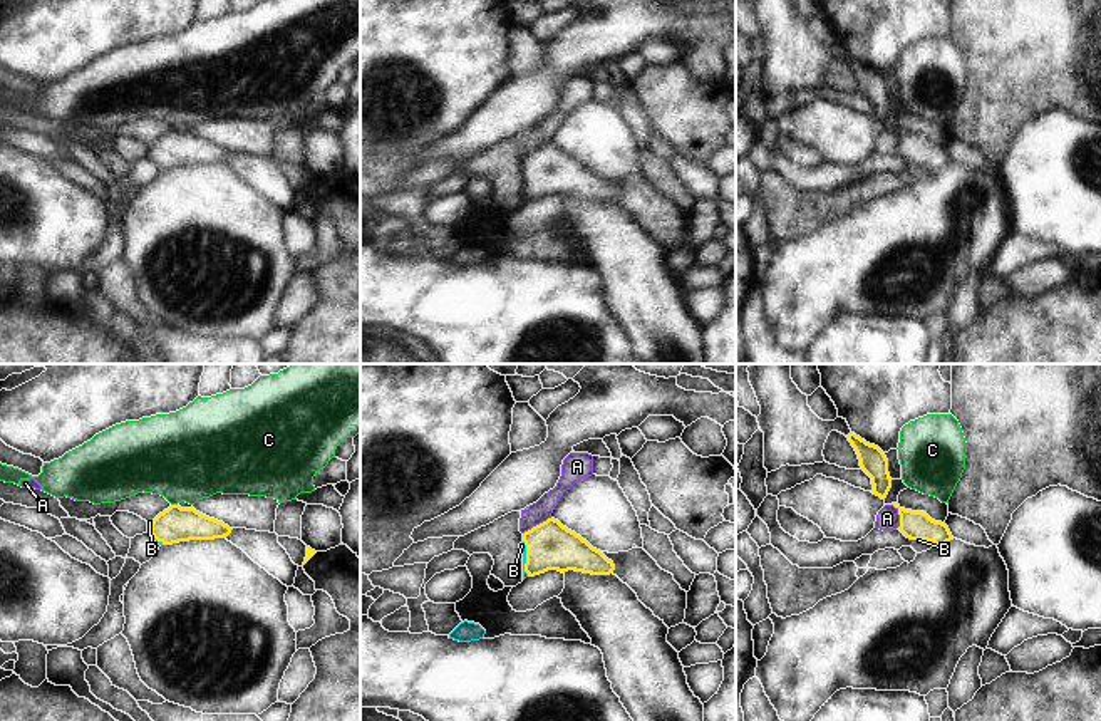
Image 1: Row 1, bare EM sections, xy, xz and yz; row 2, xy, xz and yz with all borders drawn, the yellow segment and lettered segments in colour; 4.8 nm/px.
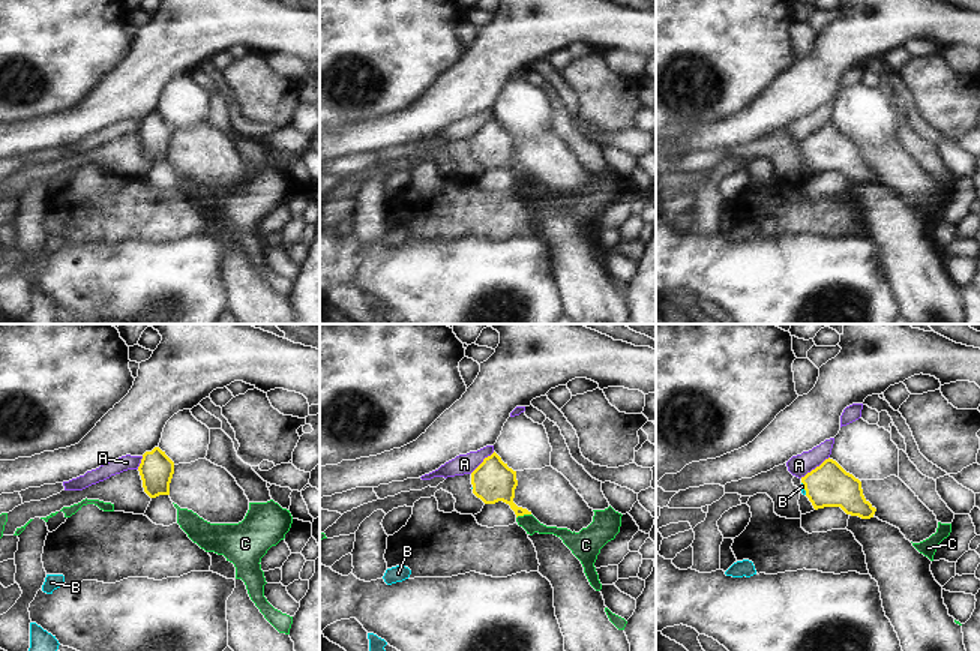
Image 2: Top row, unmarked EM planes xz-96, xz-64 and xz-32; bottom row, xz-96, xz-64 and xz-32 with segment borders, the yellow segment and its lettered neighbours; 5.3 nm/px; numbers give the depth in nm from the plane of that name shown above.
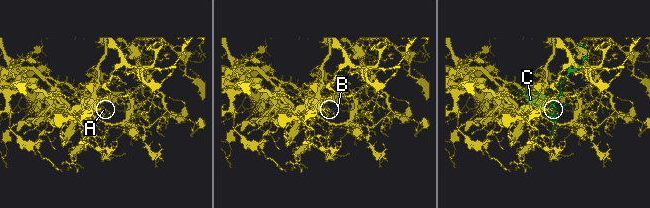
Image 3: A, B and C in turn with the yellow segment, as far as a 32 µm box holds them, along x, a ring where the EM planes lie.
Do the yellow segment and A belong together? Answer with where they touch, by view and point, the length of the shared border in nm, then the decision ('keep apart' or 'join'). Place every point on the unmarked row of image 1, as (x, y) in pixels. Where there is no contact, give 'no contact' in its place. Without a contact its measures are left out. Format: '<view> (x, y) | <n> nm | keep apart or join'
xz (537, 150) | 160 nm | keep apart

